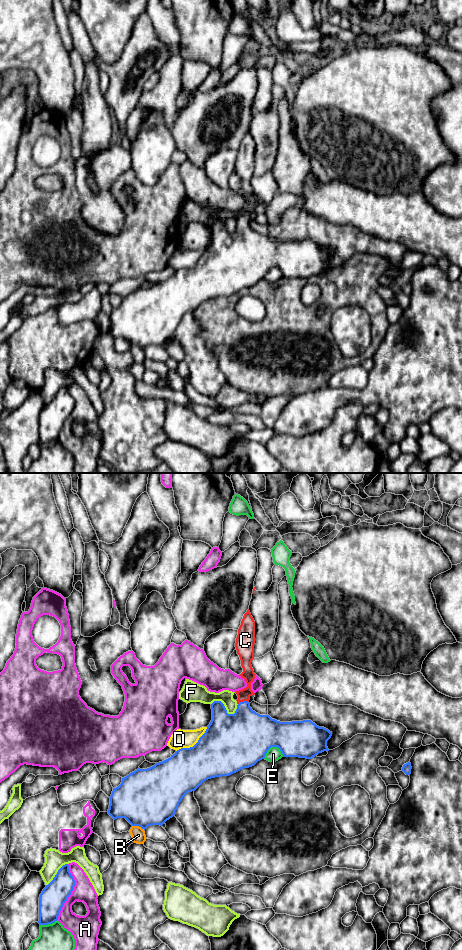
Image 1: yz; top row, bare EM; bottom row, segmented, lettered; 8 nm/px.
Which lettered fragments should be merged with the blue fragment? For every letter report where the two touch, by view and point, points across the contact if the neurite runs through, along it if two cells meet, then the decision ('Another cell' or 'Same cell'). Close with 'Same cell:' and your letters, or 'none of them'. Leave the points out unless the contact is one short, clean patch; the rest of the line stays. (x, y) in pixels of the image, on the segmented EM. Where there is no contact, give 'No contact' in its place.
A: Touches blue at yz (71, 892). Another cell
B: Touches blue at yz (138, 825). Another cell
C: Touches blue at yz (243, 701). Path across: yz (245, 732), (243, 701), (248, 689), (248, 674). Same cell
D: Touches blue at yz (194, 745). Another cell
E: Touches blue at yz (272, 746). Another cell
F: Touches blue at yz (226, 710). Another cell
Same cell: C

